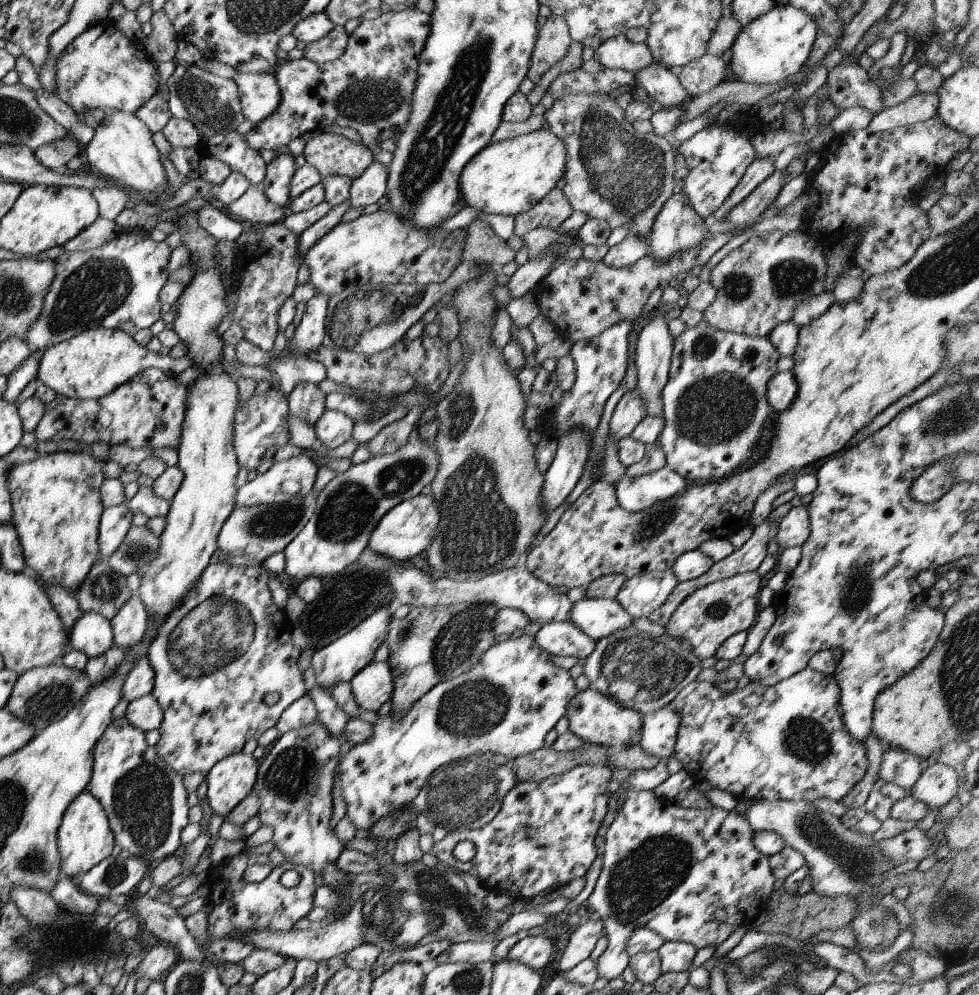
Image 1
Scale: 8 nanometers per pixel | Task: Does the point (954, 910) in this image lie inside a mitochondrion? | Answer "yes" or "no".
yes

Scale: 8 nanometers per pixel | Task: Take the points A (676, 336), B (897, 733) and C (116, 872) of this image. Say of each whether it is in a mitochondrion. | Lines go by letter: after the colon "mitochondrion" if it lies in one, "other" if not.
A: other
B: other
C: mitochondrion

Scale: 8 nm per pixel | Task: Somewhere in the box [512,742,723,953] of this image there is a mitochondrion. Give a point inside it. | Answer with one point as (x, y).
(646, 876)

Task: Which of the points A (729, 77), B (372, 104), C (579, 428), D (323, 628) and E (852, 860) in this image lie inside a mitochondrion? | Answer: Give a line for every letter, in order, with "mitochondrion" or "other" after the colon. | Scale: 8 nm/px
A: other
B: mitochondrion
C: other
D: other
E: mitochondrion

